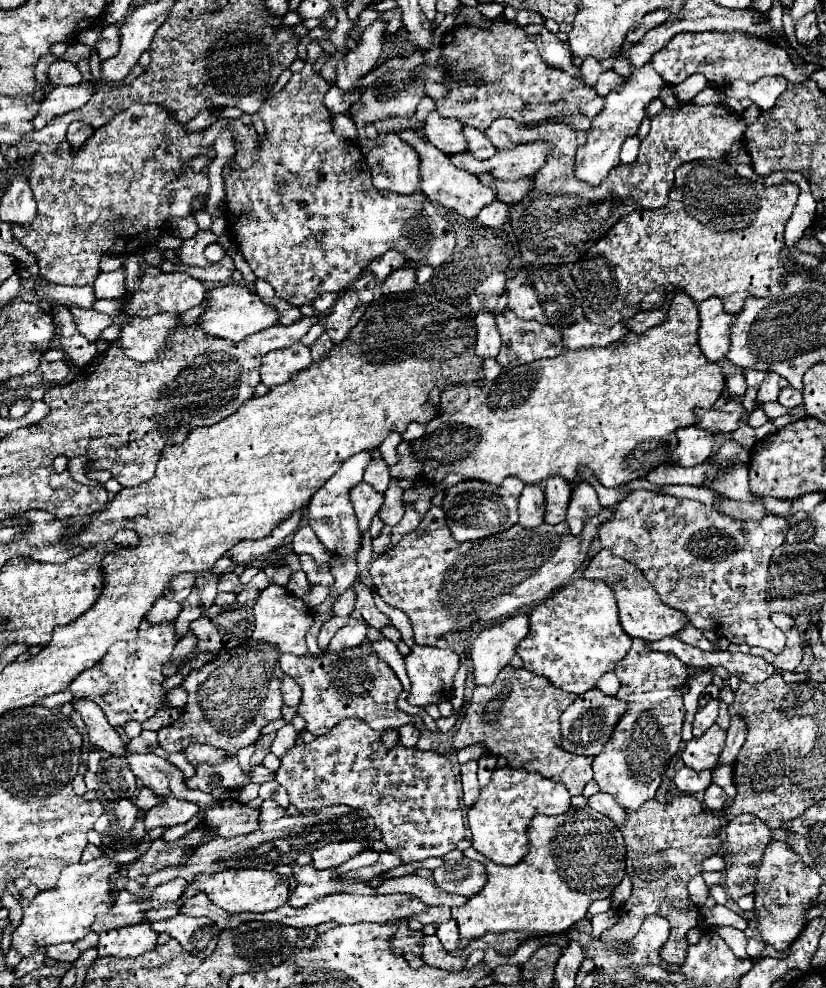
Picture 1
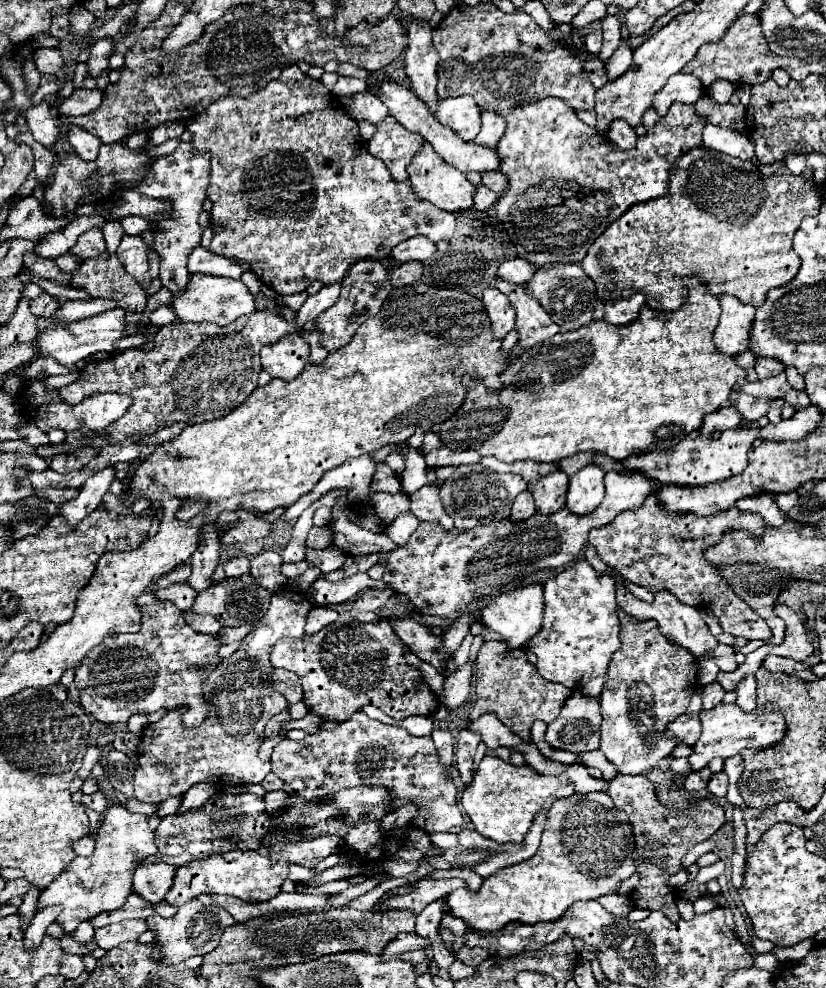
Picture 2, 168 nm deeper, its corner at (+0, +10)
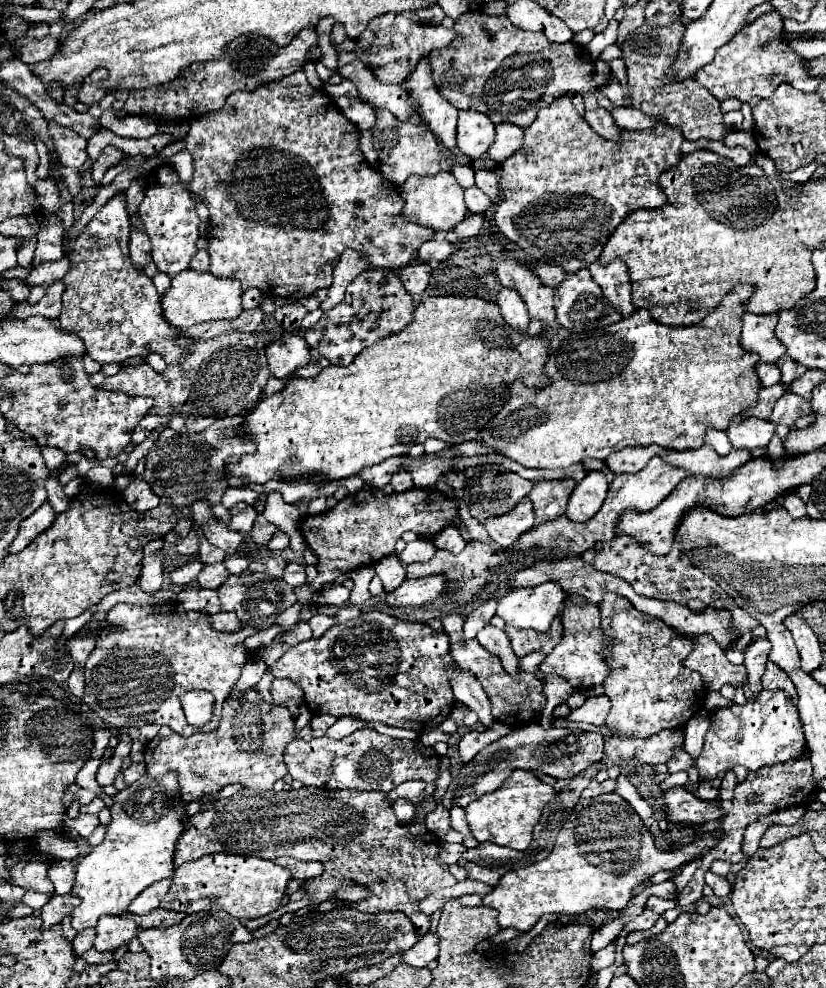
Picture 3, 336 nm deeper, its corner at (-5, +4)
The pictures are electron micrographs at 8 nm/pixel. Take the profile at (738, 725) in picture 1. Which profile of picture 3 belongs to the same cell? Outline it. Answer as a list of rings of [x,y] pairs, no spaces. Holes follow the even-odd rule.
[[[767,638],[753,640],[749,644],[749,648],[745,650],[745,666],[747,666],[747,672],[749,672],[749,680],[743,686],[743,690],[745,690],[747,698],[753,698],[763,688],[761,686],[761,674],[765,672],[769,650],[771,650],[771,642]]]

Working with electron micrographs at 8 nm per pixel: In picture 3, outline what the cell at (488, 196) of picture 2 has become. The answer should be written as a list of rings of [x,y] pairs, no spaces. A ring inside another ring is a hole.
[[[471,186],[471,188],[465,190],[465,204],[467,204],[469,212],[483,214],[483,212],[491,210],[491,204],[493,202],[485,194],[481,194],[481,190],[477,186]]]

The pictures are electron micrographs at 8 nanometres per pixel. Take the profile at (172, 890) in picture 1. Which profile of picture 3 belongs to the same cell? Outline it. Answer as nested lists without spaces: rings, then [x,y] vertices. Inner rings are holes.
[[[161,880],[153,886],[149,886],[149,890],[143,890],[131,904],[129,904],[129,910],[131,914],[149,914],[153,912],[155,908],[159,908],[159,902],[161,898],[167,894],[169,890],[169,880]]]

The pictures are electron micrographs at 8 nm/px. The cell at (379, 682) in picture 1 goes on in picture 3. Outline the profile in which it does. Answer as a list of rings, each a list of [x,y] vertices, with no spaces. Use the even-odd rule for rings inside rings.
[[[375,610],[363,612],[345,624],[331,626],[321,638],[311,638],[287,648],[285,654],[269,668],[269,672],[275,678],[283,676],[291,682],[297,682],[313,716],[357,716],[361,720],[379,720],[387,726],[425,732],[439,726],[453,710],[455,698],[447,668],[457,668],[457,664],[449,654],[449,636],[445,630],[433,630],[427,624],[405,622]]]

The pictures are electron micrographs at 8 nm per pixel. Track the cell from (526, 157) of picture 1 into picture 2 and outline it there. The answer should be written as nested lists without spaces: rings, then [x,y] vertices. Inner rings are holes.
[[[370,78],[368,84],[378,84],[380,86],[380,100],[388,106],[388,114],[392,118],[396,118],[400,124],[404,124],[404,128],[424,136],[424,140],[428,140],[434,150],[454,168],[462,170],[462,172],[486,172],[486,170],[498,170],[500,168],[500,154],[494,150],[494,148],[484,148],[484,146],[478,146],[474,142],[464,142],[460,140],[460,136],[456,136],[456,132],[452,132],[450,128],[444,128],[436,116],[432,112],[428,112],[428,106],[422,102],[422,100],[416,100],[416,96],[404,88],[404,86],[398,86],[394,84],[390,78],[384,78],[384,80],[378,80],[378,78]]]

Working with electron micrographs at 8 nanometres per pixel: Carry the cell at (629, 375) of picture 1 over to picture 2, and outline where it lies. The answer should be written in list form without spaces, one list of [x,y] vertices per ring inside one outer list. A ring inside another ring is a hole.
[[[684,278],[684,284],[688,288],[688,298],[676,312],[656,312],[656,310],[644,306],[640,318],[634,324],[614,326],[614,324],[610,324],[606,320],[598,320],[598,322],[592,322],[592,324],[582,326],[578,330],[570,330],[566,334],[556,334],[554,338],[550,338],[550,340],[546,340],[546,342],[522,352],[500,374],[500,380],[504,384],[502,389],[488,388],[482,383],[482,380],[474,379],[468,375],[464,376],[461,384],[467,389],[467,396],[462,408],[452,418],[448,418],[446,422],[434,426],[432,430],[438,434],[442,446],[448,446],[452,450],[466,450],[466,448],[468,450],[476,450],[480,456],[494,456],[494,458],[498,458],[502,462],[516,462],[516,460],[556,462],[556,460],[574,456],[574,454],[584,452],[584,450],[602,452],[602,454],[622,462],[622,460],[628,460],[628,456],[640,454],[640,452],[666,452],[668,448],[676,446],[680,440],[684,440],[686,436],[696,432],[700,428],[700,424],[702,424],[702,416],[708,414],[708,412],[716,412],[716,408],[720,408],[728,400],[736,378],[744,376],[744,368],[740,368],[732,356],[718,352],[714,342],[712,342],[712,332],[714,332],[714,328],[718,324],[718,318],[720,318],[718,298],[708,294],[706,286],[698,278]]]

